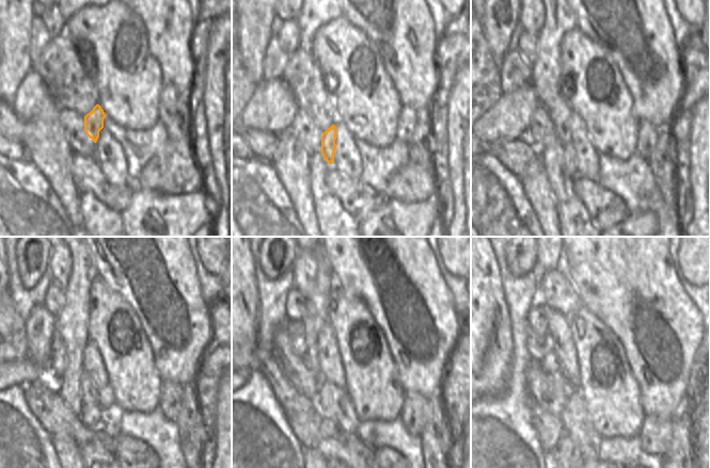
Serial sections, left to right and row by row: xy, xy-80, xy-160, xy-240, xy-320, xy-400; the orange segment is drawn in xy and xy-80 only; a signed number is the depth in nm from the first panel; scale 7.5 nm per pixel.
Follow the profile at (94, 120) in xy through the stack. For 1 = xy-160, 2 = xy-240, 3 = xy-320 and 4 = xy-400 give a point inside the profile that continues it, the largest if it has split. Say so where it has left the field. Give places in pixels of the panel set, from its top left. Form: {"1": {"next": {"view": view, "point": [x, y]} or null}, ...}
{"1": {"next": {"view": "xy-160", "point": [568, 151]}}, "2": {"next": {"view": "xy-240", "point": [93, 416]}}, "3": {"next": {"view": "xy-320", "point": [329, 429]}}, "4": {"next": {"view": "xy-400", "point": [566, 453]}}}

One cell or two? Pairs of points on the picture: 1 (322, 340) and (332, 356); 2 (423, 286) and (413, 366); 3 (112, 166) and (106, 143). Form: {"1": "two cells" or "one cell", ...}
{"1": "one cell", "2": "one cell", "3": "one cell"}

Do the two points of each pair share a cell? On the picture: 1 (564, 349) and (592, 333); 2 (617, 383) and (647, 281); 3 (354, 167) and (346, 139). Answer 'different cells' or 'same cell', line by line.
1: different cells
2: different cells
3: same cell

